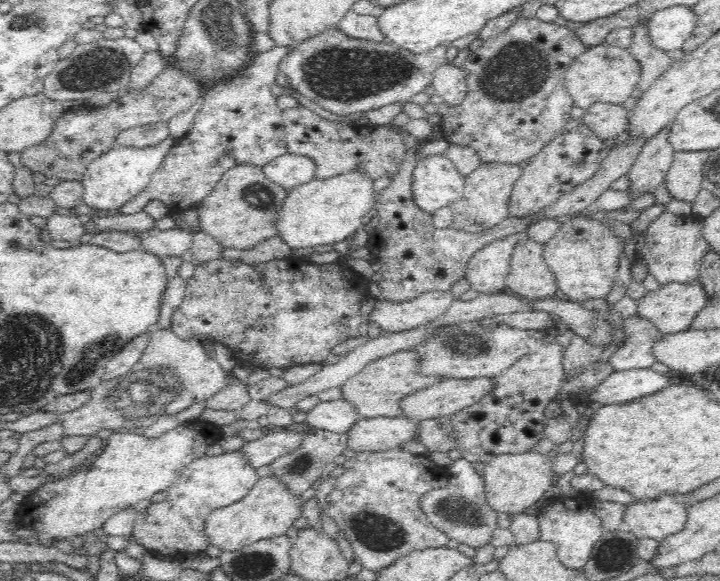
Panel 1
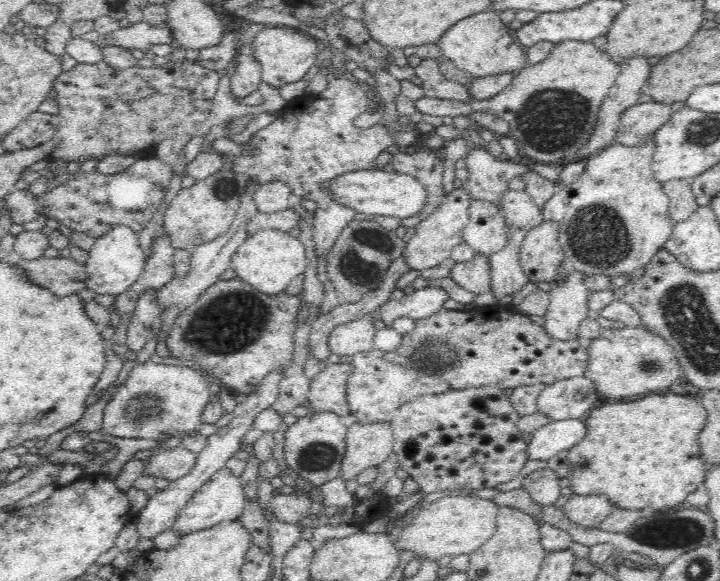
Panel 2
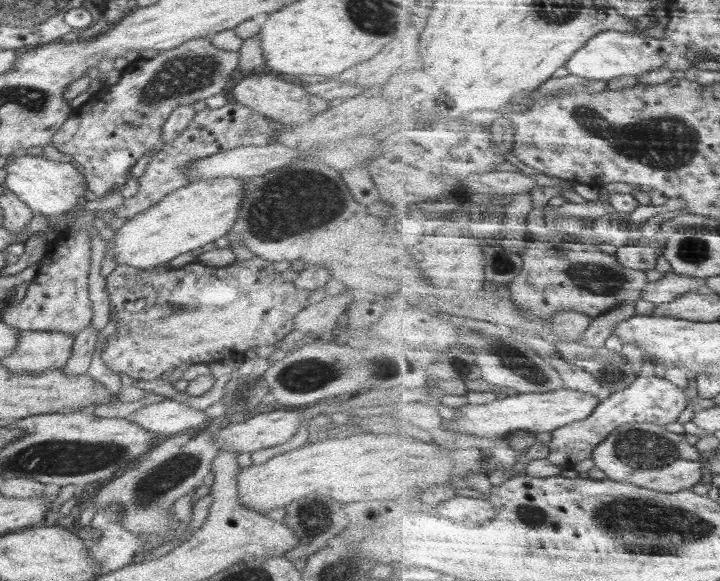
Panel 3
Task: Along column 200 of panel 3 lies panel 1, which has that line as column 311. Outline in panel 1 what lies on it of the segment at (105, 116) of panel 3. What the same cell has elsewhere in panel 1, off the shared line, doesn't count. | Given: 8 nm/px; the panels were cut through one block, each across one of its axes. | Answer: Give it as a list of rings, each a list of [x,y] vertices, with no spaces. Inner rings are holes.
[[[335,25],[292,47],[282,59],[279,70],[288,77],[291,88],[298,90],[302,96],[310,98],[331,113],[348,116],[362,114],[367,110],[376,110],[394,102],[412,101],[415,94],[424,92],[426,86],[431,84],[435,70],[444,62],[448,62],[446,52],[448,52],[448,44],[437,46],[434,50],[422,54],[414,54],[408,50],[399,49],[391,43],[378,43],[348,36]]]

